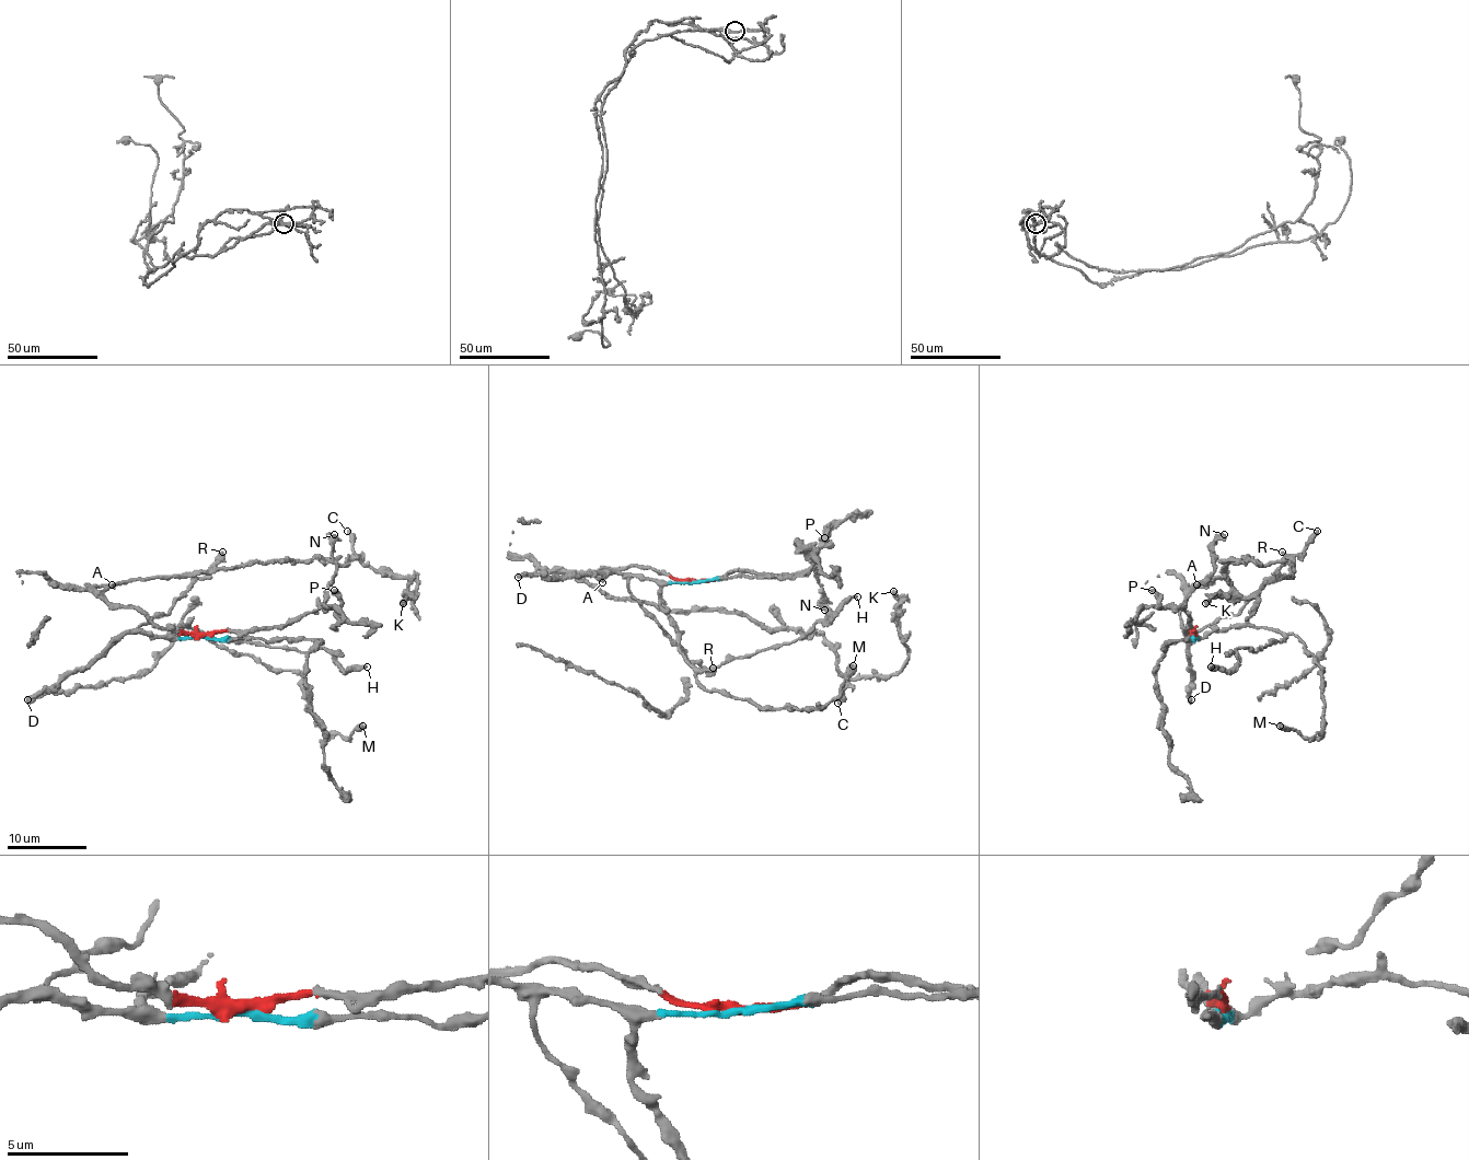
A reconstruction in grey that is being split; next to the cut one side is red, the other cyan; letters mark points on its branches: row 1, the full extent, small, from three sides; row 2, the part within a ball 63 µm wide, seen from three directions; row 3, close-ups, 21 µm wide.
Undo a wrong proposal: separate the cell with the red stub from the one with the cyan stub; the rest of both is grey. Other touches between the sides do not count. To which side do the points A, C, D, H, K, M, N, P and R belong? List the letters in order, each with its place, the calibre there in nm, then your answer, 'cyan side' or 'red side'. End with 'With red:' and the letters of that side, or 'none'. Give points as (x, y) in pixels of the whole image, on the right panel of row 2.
A: at (1196, 584); 320 nm thick; red side
C: at (1317, 531); 320 nm thick; red side
D: at (1191, 699); 500 nm thick; cyan side
H: at (1211, 666); 280 nm thick; cyan side
K: at (1205, 603); 320 nm thick; red side
M: at (1280, 726); 600 nm thick; cyan side
N: at (1224, 534); 400 nm thick; red side
P: at (1152, 590); 440 nm thick; red side
R: at (1282, 552); 400 nm thick; cyan side
With red: A, C, K, N, P

